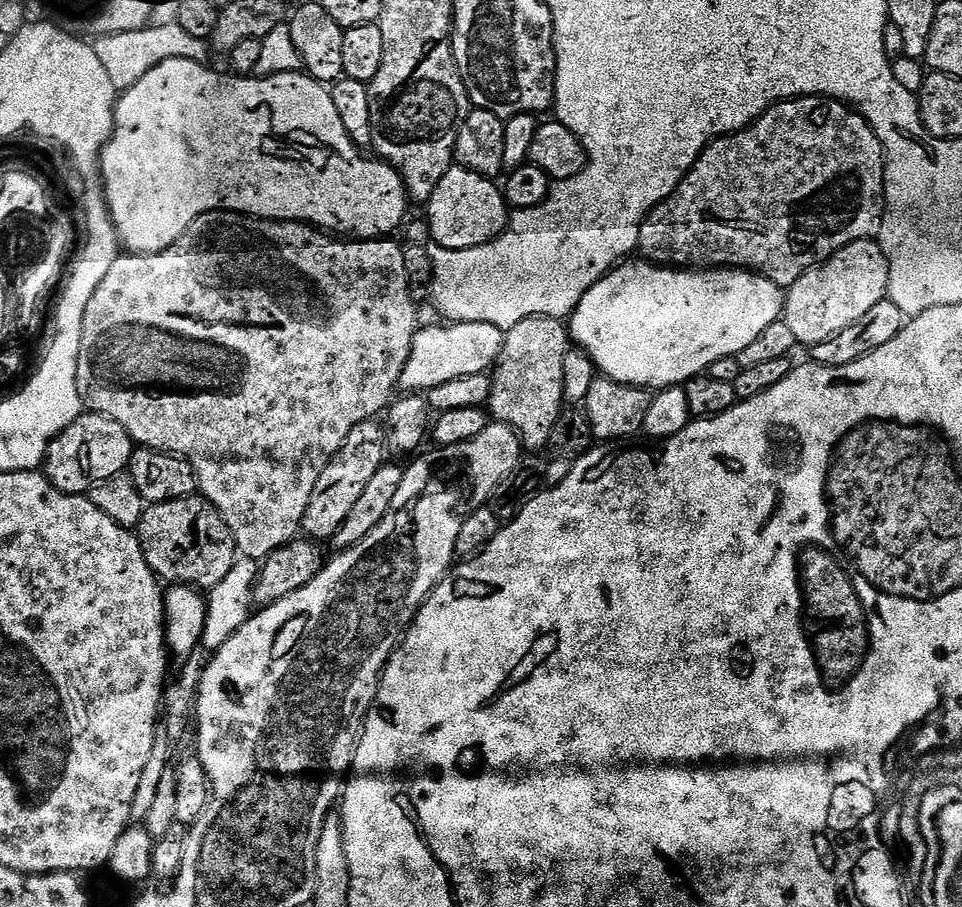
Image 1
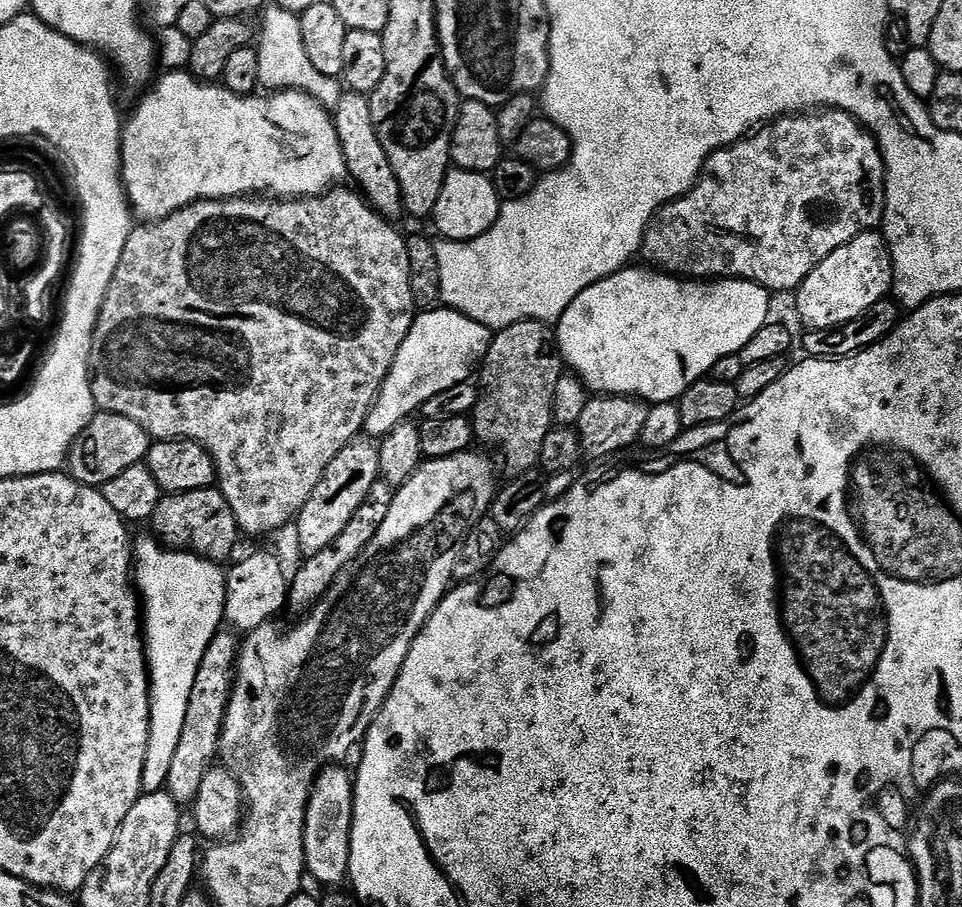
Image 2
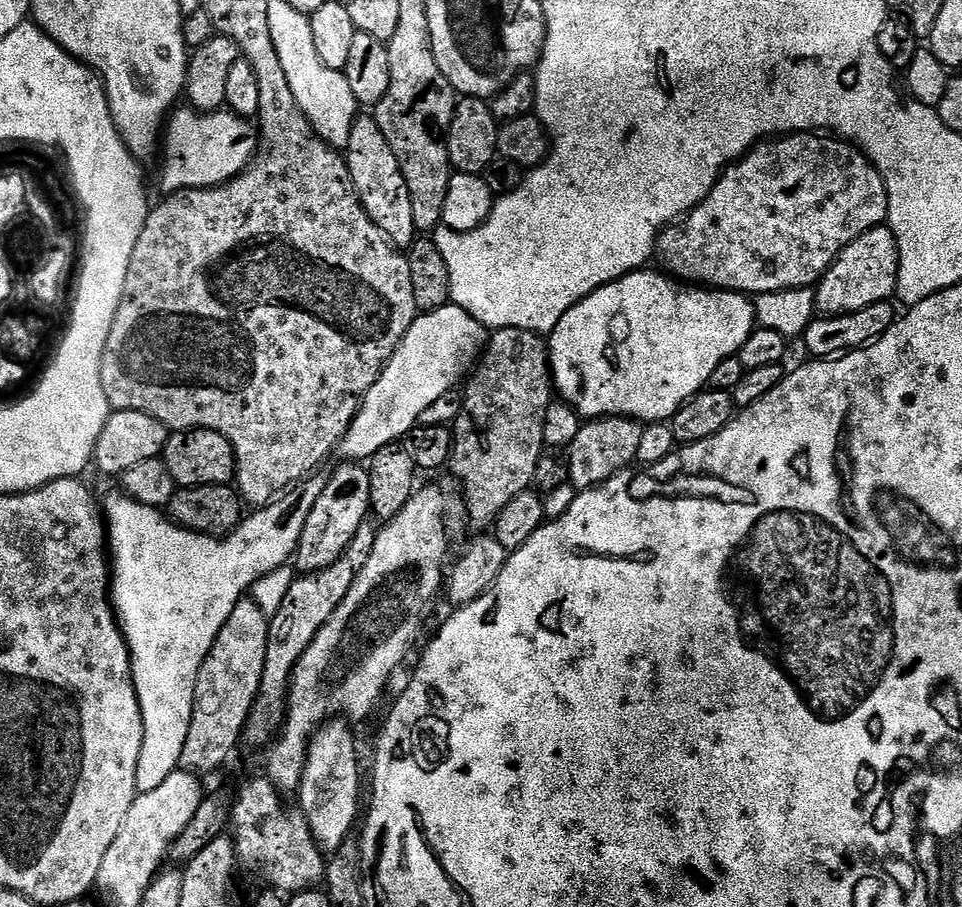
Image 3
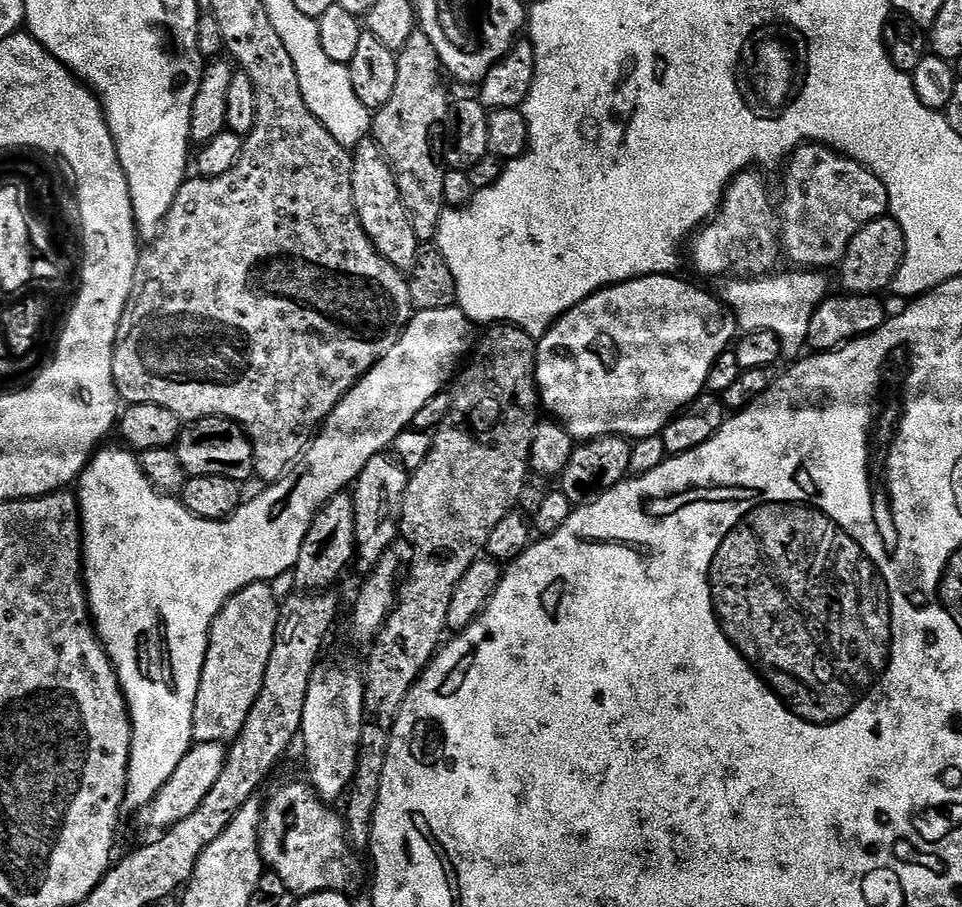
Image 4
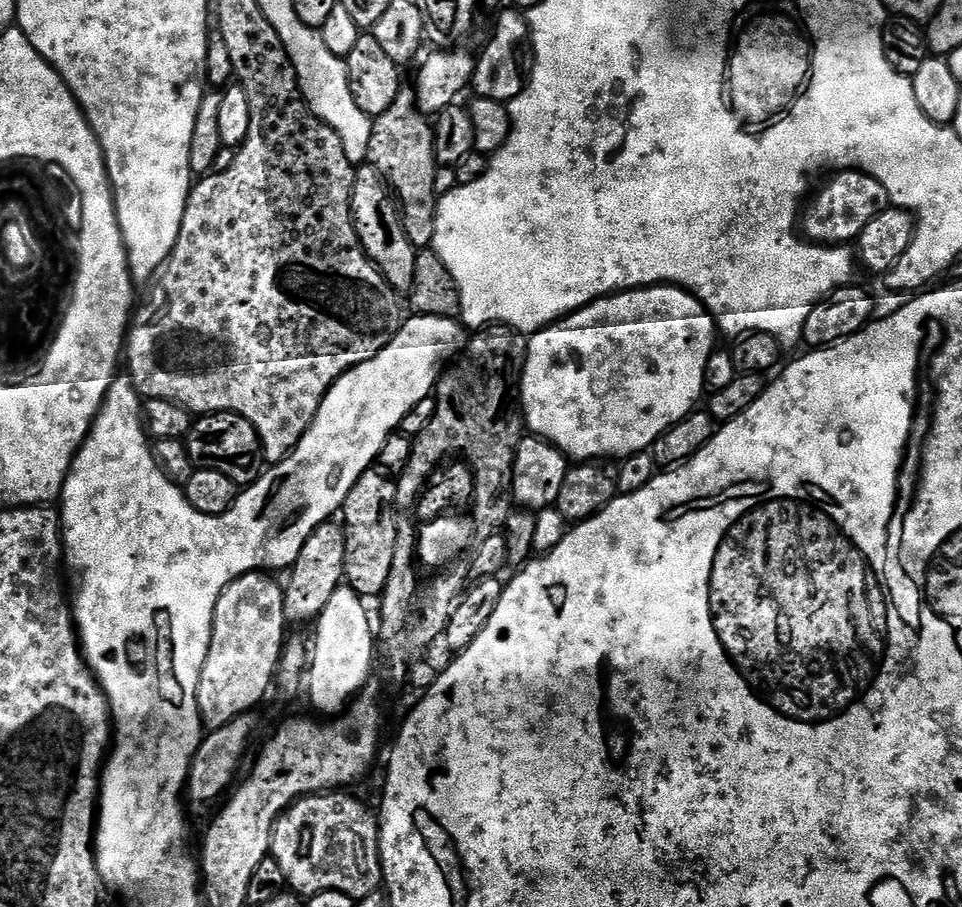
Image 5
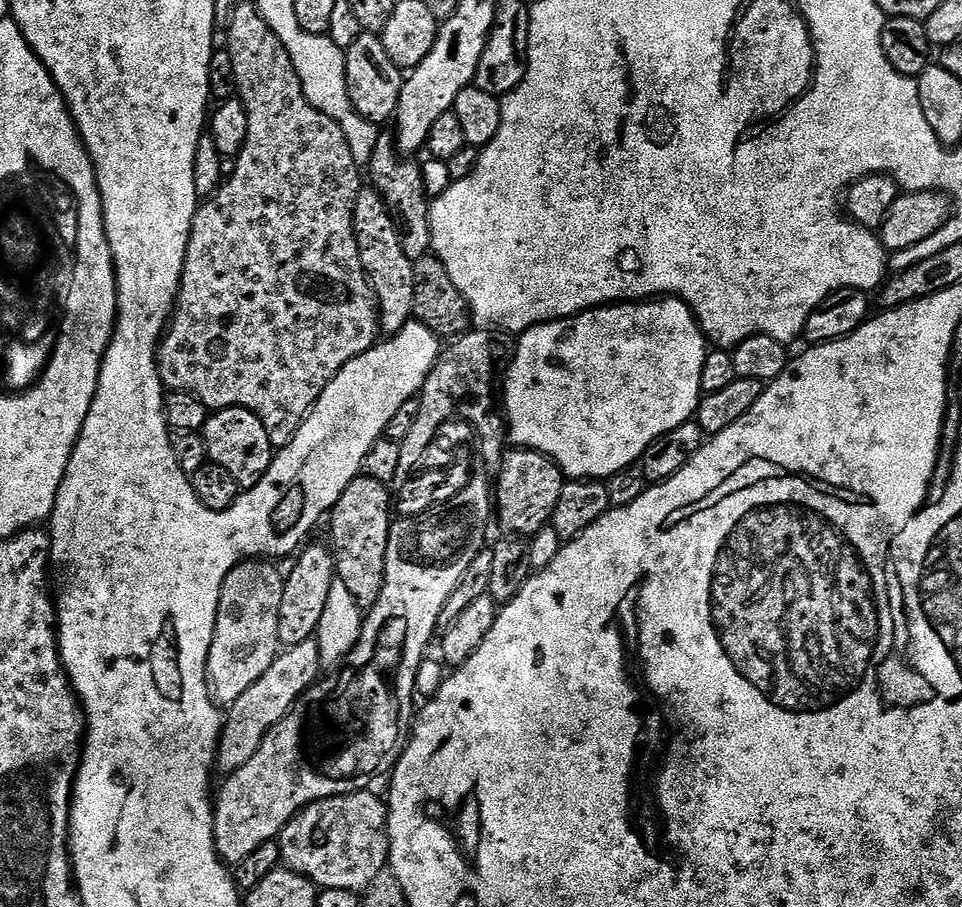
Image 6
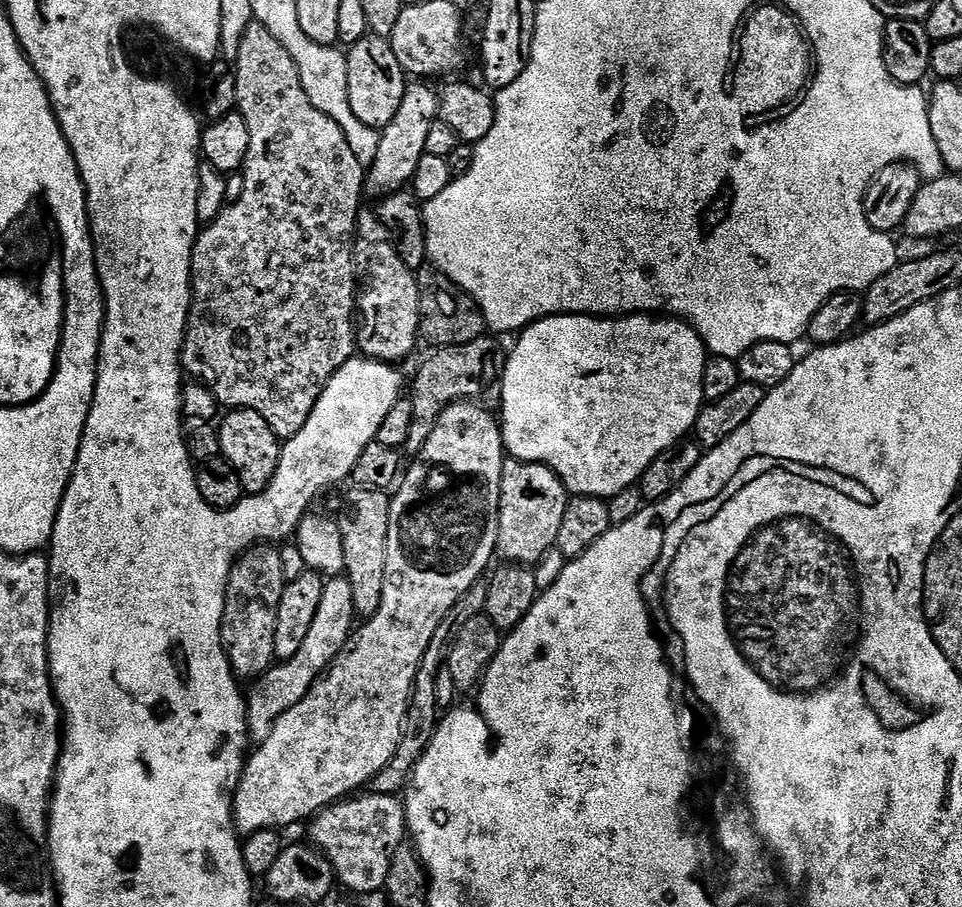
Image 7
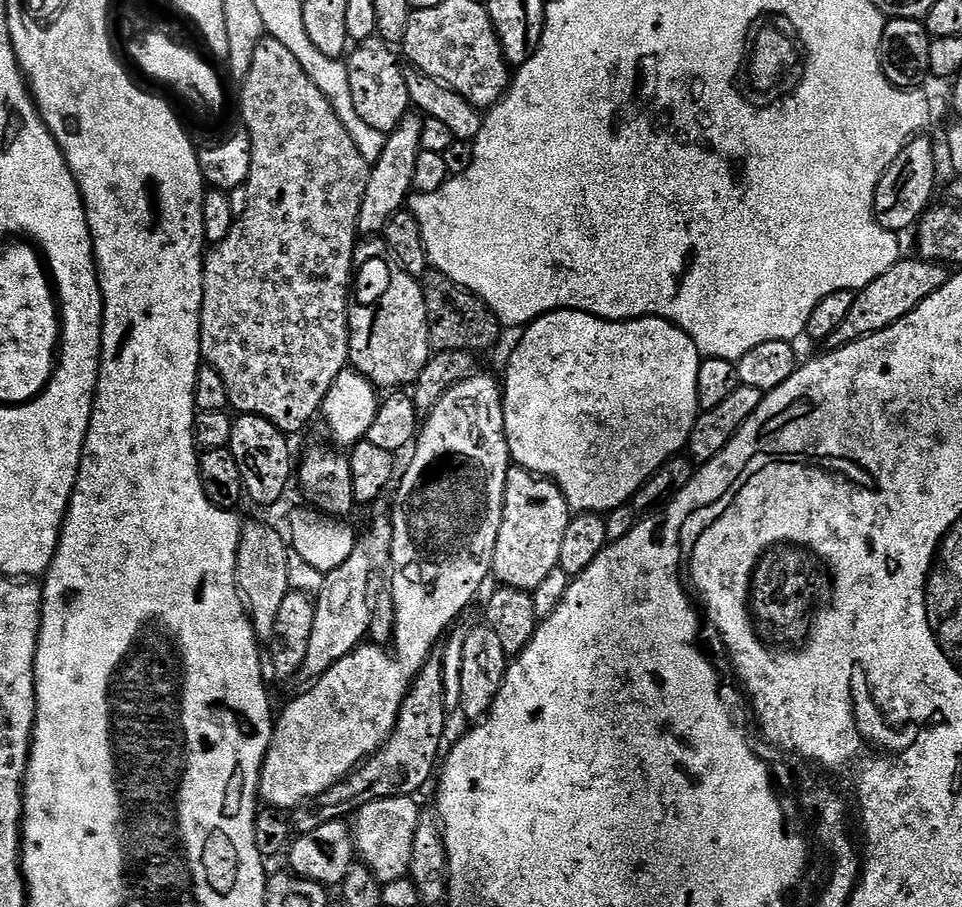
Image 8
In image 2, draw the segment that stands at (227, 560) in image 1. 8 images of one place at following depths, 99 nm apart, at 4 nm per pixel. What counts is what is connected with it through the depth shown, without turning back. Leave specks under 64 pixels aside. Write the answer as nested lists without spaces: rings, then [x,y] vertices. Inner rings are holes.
[[[219,487],[173,492],[161,495],[158,510],[150,521],[151,531],[161,544],[177,550],[187,550],[208,560],[224,562],[236,548],[236,539],[241,539],[240,527],[236,525],[234,510],[220,492]]]

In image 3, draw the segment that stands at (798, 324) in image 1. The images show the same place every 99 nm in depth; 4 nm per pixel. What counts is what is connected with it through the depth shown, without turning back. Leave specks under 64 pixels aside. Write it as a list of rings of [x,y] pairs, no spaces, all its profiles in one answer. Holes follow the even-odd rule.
[[[881,226],[866,230],[866,234],[854,238],[854,242],[850,242],[840,251],[838,258],[825,270],[823,276],[820,277],[815,285],[817,309],[829,316],[838,316],[841,312],[860,310],[874,302],[891,301],[896,296],[896,279],[898,278],[899,269],[900,251],[891,228]]]

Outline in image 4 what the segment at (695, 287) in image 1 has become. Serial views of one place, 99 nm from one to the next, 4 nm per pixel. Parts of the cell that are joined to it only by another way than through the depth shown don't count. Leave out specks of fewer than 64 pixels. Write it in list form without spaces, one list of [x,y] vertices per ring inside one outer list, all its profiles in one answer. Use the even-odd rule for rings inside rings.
[[[665,274],[663,276],[643,276],[637,280],[627,280],[625,284],[614,284],[610,288],[603,288],[601,292],[596,292],[593,296],[588,296],[578,306],[574,306],[564,316],[560,317],[543,336],[539,337],[536,345],[536,386],[540,389],[540,403],[543,411],[547,413],[549,417],[555,418],[560,425],[572,436],[573,440],[577,442],[583,442],[586,440],[597,440],[603,436],[623,436],[633,442],[646,438],[647,436],[658,436],[664,431],[664,427],[672,421],[673,416],[677,412],[683,412],[697,396],[701,395],[705,391],[708,383],[708,375],[710,374],[710,366],[714,366],[714,362],[719,358],[723,352],[729,351],[730,345],[737,339],[738,336],[738,325],[735,316],[732,315],[727,304],[724,303],[723,299],[711,296],[708,292],[703,292],[700,288],[695,288],[692,284],[687,284],[684,280],[679,280],[679,275],[676,274]]]

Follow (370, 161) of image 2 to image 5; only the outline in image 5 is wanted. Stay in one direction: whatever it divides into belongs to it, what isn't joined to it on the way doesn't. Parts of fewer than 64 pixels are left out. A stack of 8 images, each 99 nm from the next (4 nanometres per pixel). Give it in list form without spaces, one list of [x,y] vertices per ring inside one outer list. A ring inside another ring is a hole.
[[[365,162],[356,168],[352,191],[352,217],[366,254],[384,275],[388,285],[397,290],[411,289],[416,273],[414,262],[418,249],[410,242],[410,238],[406,238],[397,201],[388,187],[388,181],[382,174],[378,174],[373,164]]]

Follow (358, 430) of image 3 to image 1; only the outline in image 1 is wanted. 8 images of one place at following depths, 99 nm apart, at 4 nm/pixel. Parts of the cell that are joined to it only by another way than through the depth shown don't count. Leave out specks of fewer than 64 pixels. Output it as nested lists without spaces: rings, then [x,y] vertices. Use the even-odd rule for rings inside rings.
[[[486,322],[440,324],[434,325],[433,328],[421,327],[417,331],[410,356],[402,370],[399,386],[401,393],[416,394],[421,390],[442,386],[442,382],[450,382],[450,378],[462,378],[466,374],[488,372],[495,365],[504,345],[505,329],[490,326]]]

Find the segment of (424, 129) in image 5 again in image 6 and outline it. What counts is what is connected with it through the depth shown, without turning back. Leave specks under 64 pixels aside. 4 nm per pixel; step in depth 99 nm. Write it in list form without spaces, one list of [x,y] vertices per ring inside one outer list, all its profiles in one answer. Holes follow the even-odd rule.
[[[377,135],[374,147],[366,160],[366,176],[367,179],[368,176],[372,179],[369,180],[371,187],[375,188],[376,193],[384,199],[390,210],[390,216],[394,218],[394,226],[398,230],[402,250],[406,250],[406,258],[415,262],[418,258],[432,252],[432,231],[430,230],[432,209],[424,181],[424,169],[412,160],[415,159],[405,158],[402,155],[391,135]]]

